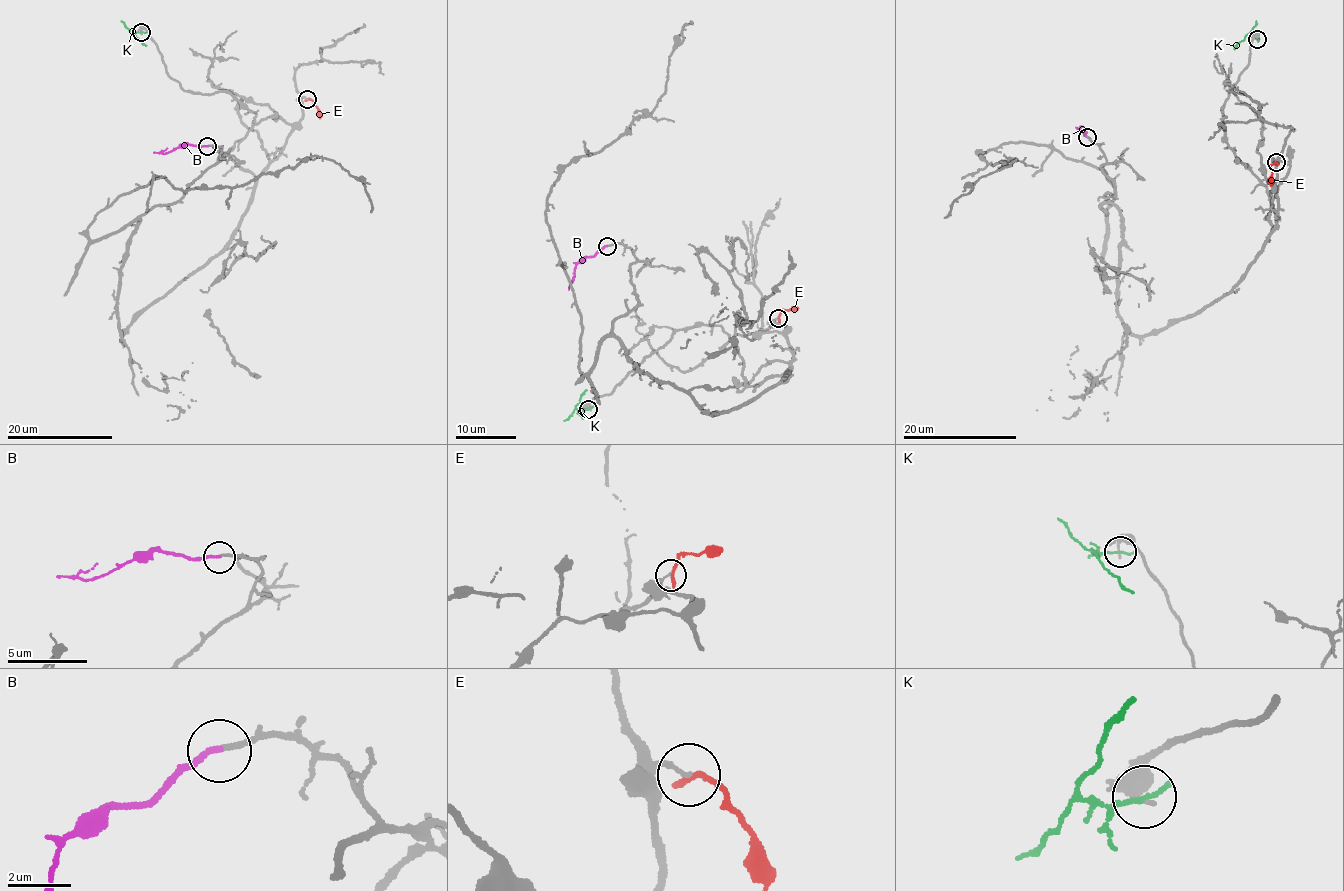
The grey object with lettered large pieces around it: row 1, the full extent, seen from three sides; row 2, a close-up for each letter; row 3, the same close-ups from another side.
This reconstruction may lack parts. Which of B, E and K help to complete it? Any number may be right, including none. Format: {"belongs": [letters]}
{"belongs": ["B"]}

